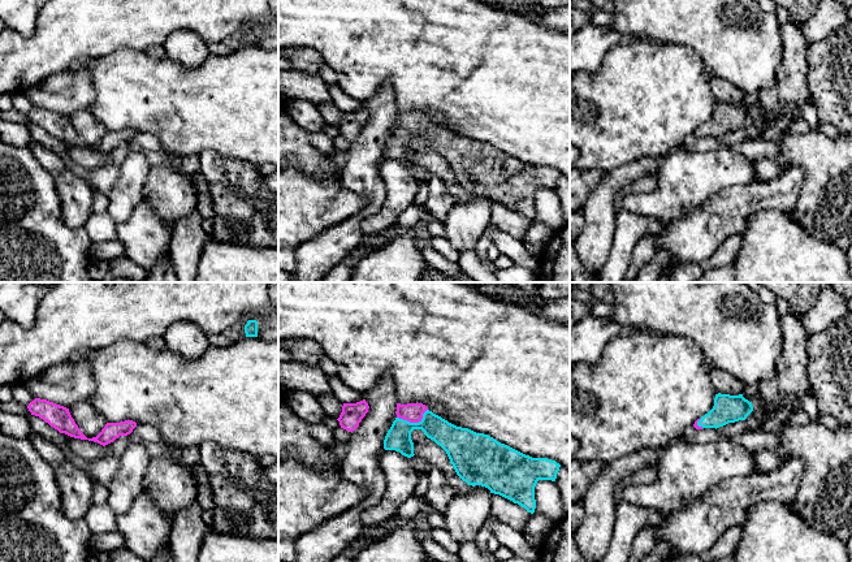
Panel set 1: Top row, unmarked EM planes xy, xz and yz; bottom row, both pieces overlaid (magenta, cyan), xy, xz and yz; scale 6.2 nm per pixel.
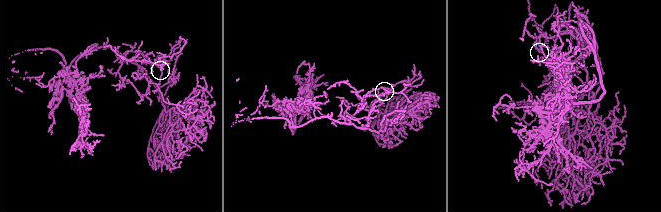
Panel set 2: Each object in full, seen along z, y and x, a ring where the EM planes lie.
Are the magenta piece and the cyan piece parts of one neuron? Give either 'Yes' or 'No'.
Yes

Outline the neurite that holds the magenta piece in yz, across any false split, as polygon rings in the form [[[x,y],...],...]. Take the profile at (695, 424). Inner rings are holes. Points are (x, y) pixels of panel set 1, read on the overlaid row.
[[[715,394],[713,408],[697,419],[693,424],[696,429],[719,428],[728,423],[745,420],[753,411],[752,402],[745,399],[743,394]]]

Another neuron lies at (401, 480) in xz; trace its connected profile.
[[[385,450],[380,458],[380,468],[385,477],[385,490],[380,502],[362,514],[364,528],[372,528],[395,518],[399,506],[415,494],[419,474],[410,466],[408,458],[395,450]]]

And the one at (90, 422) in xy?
[[[90,402],[74,403],[69,412],[87,438],[96,437],[107,424],[105,418]]]

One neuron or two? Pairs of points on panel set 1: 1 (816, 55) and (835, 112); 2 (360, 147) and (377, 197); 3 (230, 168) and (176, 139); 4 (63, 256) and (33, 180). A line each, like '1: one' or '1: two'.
1: one
2: one
3: two
4: one

